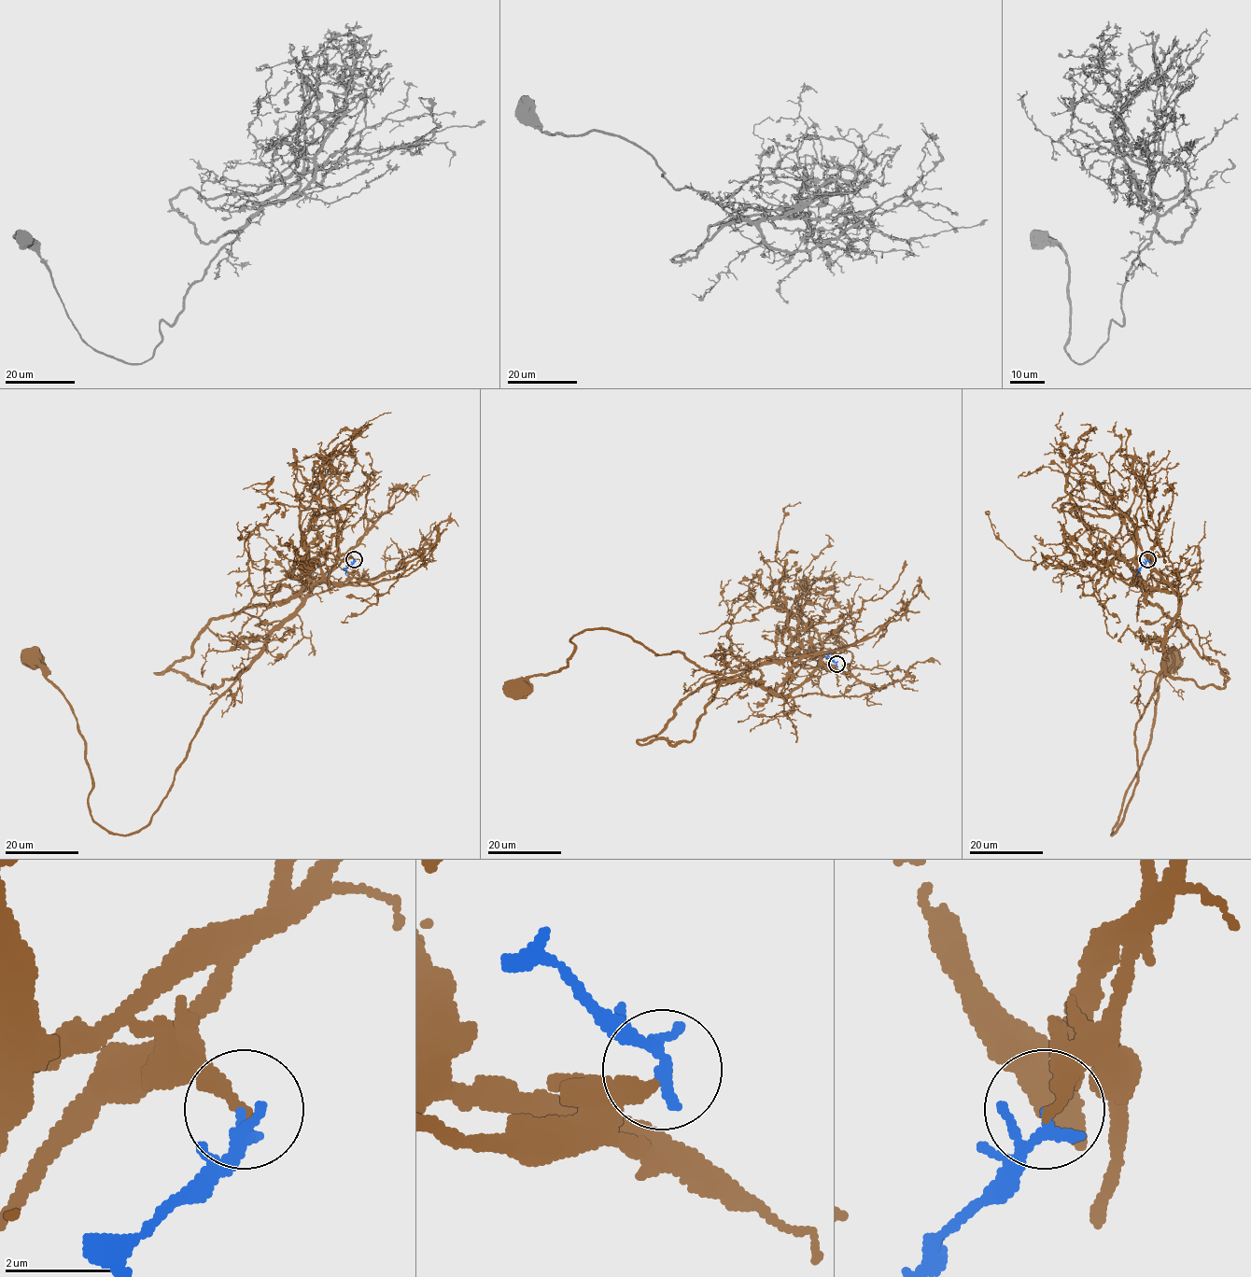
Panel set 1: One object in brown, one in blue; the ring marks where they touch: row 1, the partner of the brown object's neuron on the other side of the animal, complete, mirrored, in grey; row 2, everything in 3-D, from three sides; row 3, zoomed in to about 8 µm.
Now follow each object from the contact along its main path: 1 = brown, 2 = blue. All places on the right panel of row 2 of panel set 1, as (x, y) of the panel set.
1: (1147, 559), (1177, 596), (1178, 614), (1136, 725), (1133, 796), (1112, 834), (1172, 659)
2: (1147, 559), (1136, 576)

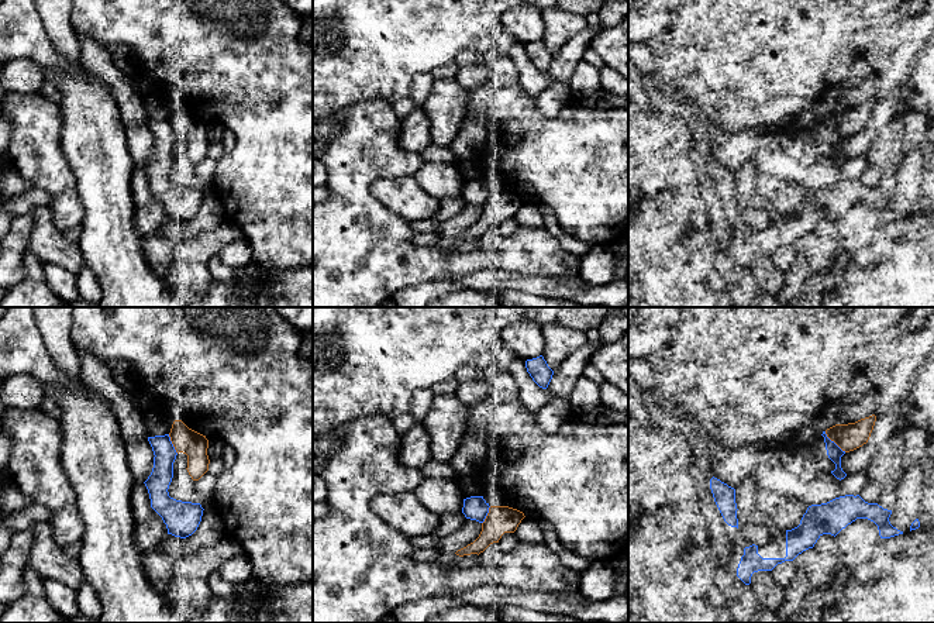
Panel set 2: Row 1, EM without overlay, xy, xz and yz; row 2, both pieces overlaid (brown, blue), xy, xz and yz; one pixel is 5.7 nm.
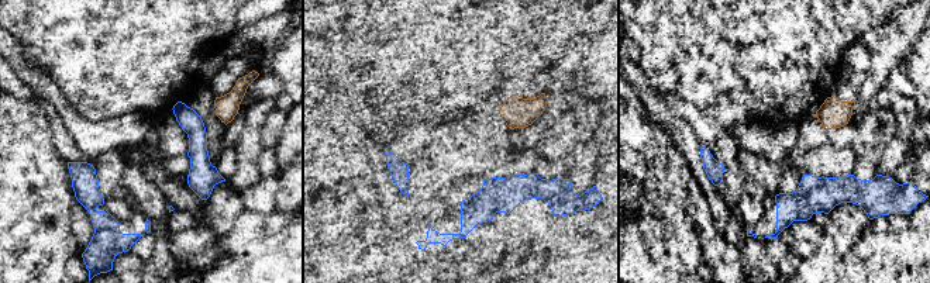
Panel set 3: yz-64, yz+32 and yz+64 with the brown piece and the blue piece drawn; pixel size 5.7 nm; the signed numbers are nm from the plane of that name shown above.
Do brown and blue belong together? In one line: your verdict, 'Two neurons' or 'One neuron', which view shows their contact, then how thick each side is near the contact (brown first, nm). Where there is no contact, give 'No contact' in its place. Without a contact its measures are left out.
Two neurons. Touches brown in yz. Thickness 160 nm (brown) against 90 nm

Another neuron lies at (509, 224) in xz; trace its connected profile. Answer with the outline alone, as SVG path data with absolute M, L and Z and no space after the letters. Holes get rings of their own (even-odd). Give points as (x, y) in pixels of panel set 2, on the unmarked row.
M504 217L497 228L502 237L509 237L518 228L518 223L514 217Z

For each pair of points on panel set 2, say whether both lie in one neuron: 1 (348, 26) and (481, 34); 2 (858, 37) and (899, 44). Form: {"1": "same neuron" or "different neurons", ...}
{"1": "same neuron", "2": "different neurons"}

